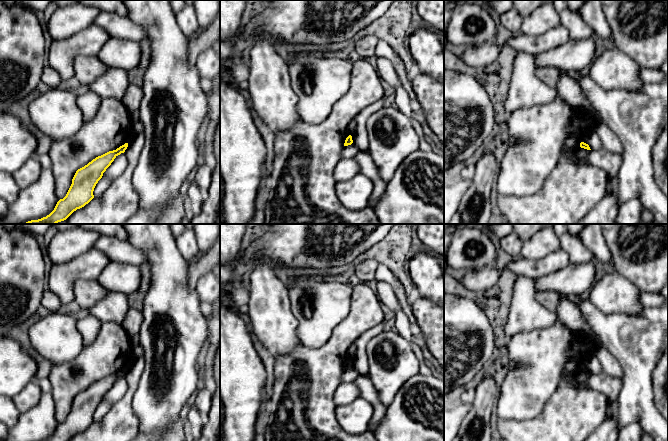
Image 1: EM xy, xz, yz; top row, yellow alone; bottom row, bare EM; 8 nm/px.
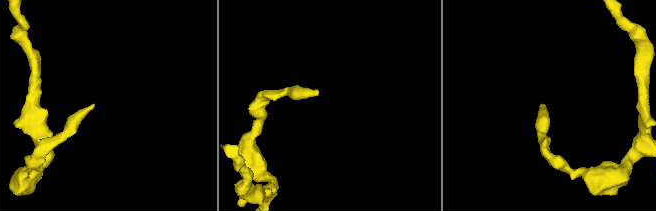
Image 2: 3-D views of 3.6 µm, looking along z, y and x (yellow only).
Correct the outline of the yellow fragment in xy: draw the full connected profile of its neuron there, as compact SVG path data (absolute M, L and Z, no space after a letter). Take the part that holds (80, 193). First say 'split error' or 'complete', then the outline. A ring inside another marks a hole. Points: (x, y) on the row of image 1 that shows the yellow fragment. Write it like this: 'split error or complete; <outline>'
complete; M125 143L116 150L96 157L78 169L66 196L57 202L54 210L46 217L24 224L57 224L66 220L77 209L84 207L94 198L94 188L102 178L103 173L118 155L125 152L127 147L128 143Z

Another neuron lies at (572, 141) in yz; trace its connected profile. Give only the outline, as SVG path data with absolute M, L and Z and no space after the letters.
M571 134L565 139L565 147L567 149L573 149L579 146L580 143L581 143L581 140L579 136L577 136L576 134Z

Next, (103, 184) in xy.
M102 177L96 184L93 195L94 197L101 197L104 195L105 191L111 185L112 181L107 177Z

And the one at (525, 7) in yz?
M513 0L513 8L516 9L523 18L525 18L537 7L546 3L553 3L553 1L554 0Z

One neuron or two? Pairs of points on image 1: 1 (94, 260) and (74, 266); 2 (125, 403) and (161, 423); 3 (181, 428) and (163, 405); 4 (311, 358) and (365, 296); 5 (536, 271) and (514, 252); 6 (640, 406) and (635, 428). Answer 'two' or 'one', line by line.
1: one
2: two
3: two
4: one
5: two
6: two

